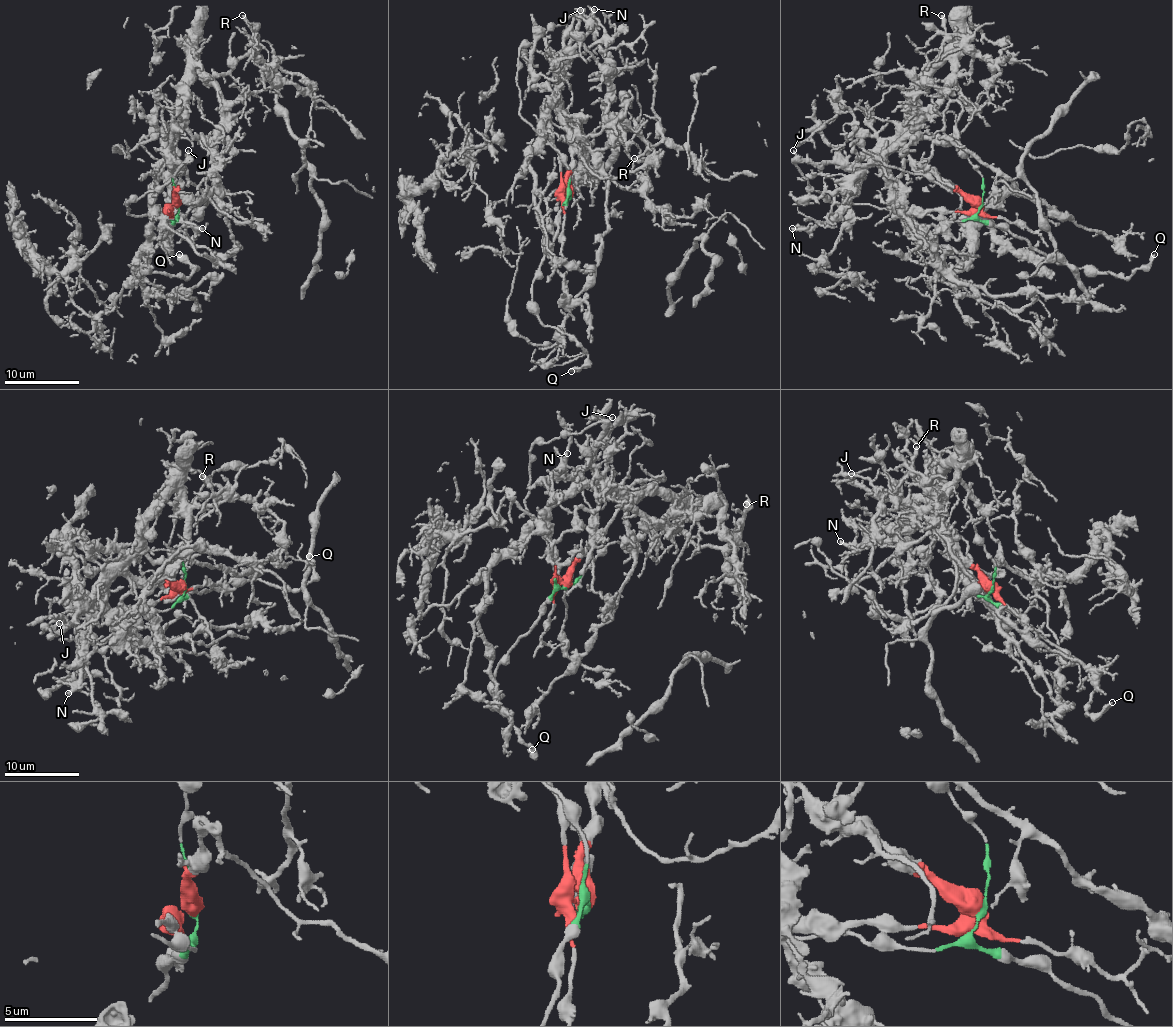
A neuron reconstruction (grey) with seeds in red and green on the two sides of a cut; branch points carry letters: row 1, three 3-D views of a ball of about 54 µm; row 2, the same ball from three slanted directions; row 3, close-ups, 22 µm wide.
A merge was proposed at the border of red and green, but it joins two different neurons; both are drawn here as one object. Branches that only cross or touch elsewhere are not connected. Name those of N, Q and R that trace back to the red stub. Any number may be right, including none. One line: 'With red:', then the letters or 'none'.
With red: N, R

